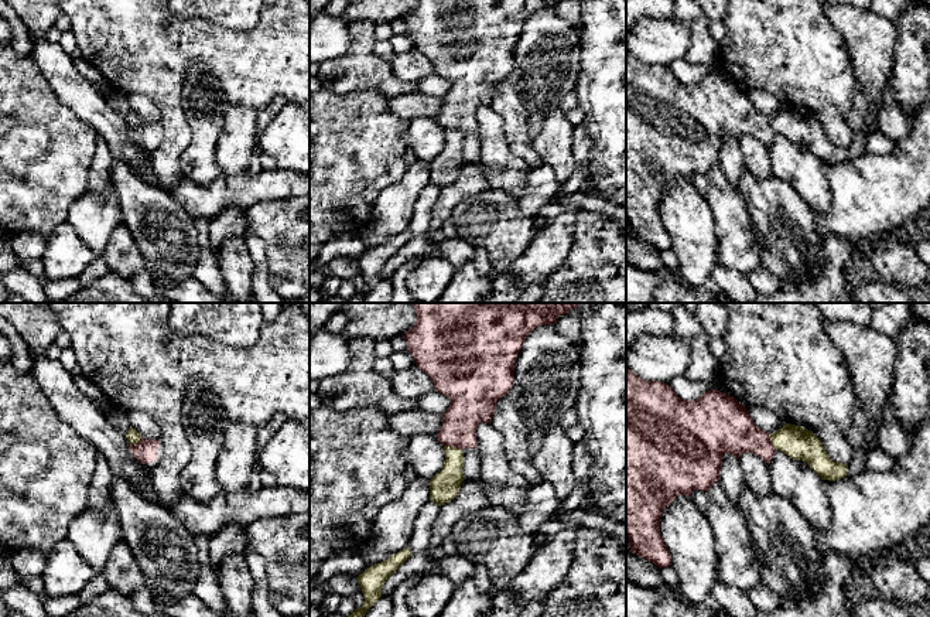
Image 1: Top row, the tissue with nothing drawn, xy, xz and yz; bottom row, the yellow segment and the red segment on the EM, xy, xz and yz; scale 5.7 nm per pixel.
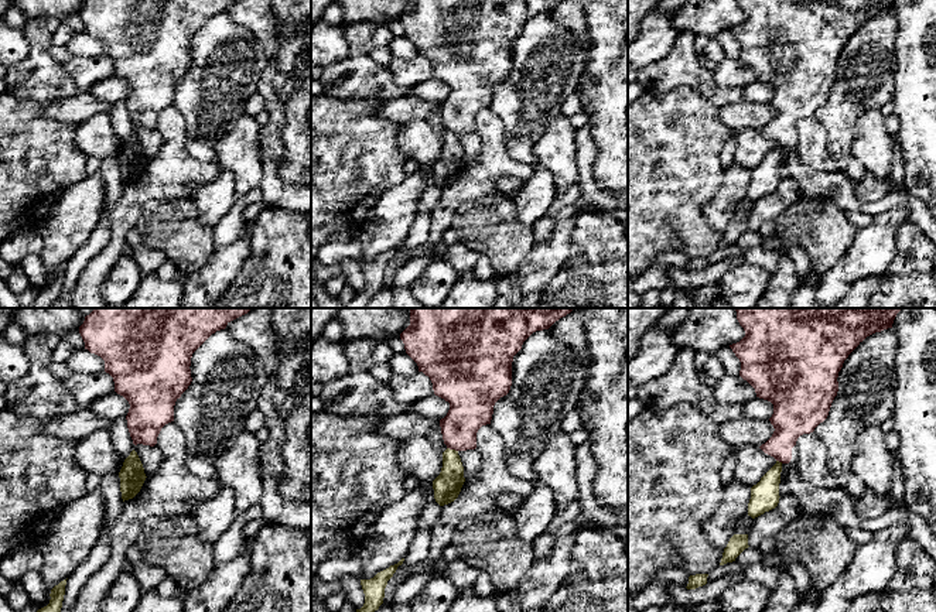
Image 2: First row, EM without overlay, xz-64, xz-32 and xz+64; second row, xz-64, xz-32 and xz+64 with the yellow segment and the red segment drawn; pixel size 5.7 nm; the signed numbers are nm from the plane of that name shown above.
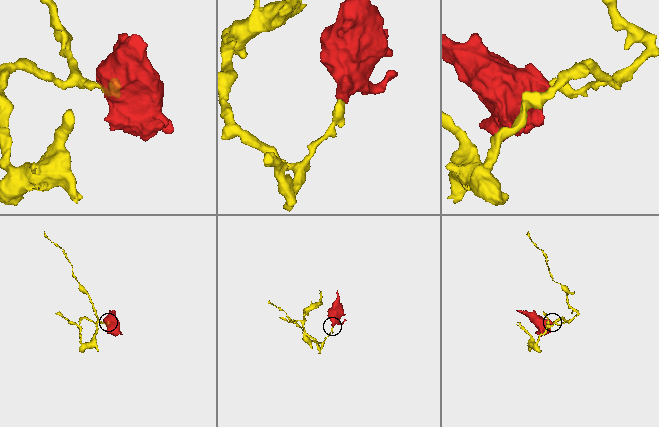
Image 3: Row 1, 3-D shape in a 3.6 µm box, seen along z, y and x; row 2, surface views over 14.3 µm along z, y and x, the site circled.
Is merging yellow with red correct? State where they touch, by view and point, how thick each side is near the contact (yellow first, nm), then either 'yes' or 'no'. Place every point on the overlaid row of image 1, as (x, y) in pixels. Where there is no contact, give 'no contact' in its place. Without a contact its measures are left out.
xz (452, 447) | 170/220 nm | no

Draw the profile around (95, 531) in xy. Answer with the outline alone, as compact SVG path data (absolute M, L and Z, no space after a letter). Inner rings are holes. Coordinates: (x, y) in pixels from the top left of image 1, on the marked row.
M114 504L100 508L86 508L68 528L68 541L78 553L100 575L112 549L124 539Z

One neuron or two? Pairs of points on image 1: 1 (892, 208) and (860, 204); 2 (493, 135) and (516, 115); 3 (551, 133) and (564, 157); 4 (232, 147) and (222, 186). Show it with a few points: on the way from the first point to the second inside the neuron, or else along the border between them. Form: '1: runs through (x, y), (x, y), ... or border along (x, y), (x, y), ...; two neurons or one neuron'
1: runs through (884, 204), (868, 204); one neuron
2: border along (489, 106), (501, 116), (506, 146), (518, 156); two neurons
3: runs through (554, 139), (554, 147), (558, 152); one neuron
4: border along (222, 173), (246, 174); two neurons

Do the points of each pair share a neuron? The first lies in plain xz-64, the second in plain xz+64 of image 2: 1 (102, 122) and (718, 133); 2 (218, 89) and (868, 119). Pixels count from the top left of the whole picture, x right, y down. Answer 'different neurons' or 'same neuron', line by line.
1: different neurons
2: different neurons

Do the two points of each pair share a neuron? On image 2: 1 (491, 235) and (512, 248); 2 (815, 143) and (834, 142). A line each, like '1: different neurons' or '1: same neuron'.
1: same neuron
2: different neurons

